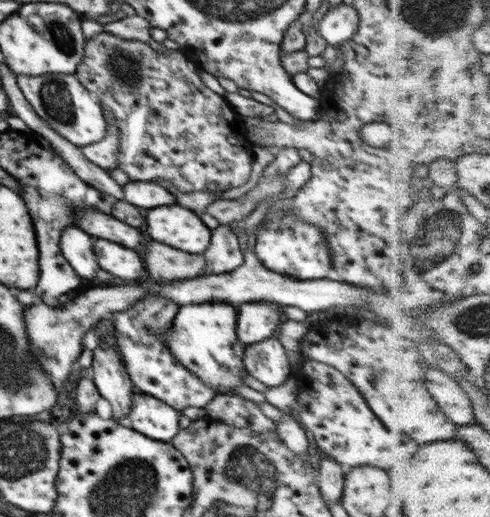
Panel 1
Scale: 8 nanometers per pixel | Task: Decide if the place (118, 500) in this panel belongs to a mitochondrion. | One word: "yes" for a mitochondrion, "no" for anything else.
yes

